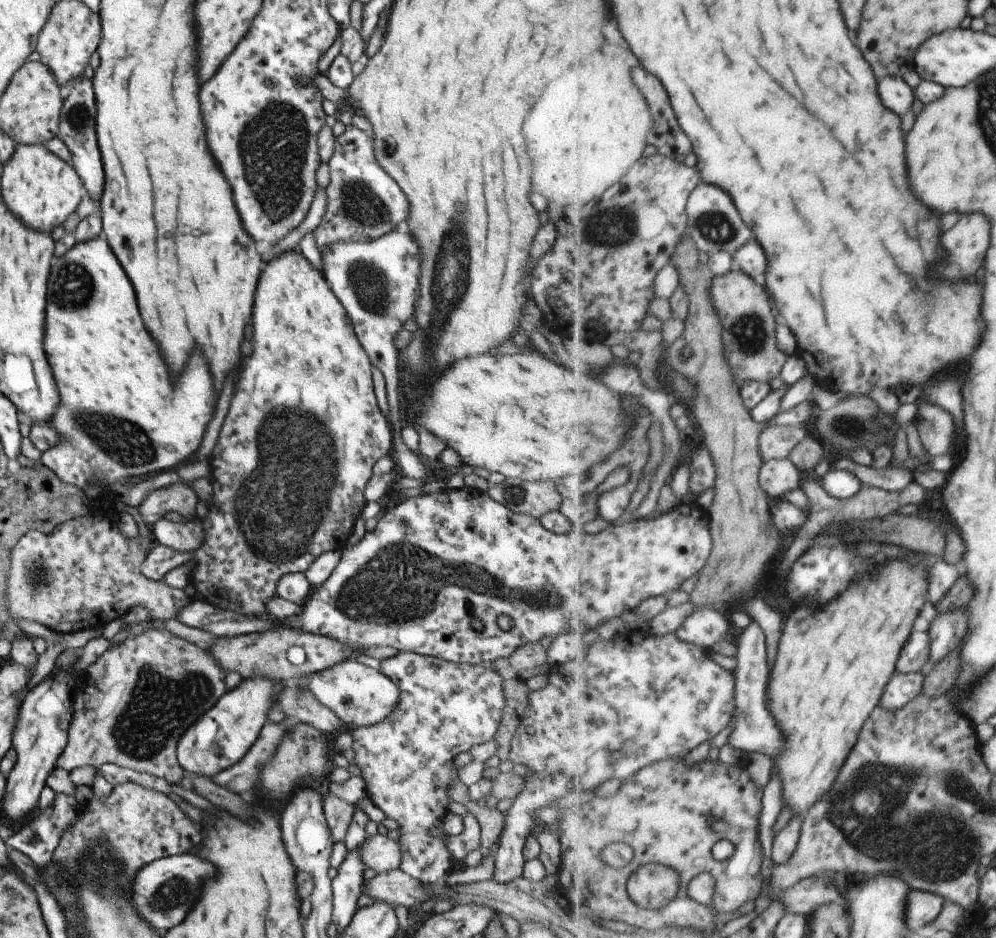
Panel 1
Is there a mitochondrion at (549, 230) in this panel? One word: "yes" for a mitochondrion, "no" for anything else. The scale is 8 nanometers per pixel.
no

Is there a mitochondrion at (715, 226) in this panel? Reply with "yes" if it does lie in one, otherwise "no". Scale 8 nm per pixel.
yes

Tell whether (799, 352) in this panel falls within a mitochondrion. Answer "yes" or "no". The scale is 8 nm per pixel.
no

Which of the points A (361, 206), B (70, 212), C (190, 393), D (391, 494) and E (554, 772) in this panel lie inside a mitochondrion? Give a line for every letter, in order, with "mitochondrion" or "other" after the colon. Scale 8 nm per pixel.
A: mitochondrion
B: other
C: other
D: other
E: mitochondrion

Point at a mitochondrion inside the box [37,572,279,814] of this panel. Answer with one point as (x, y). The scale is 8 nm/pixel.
(157, 708)

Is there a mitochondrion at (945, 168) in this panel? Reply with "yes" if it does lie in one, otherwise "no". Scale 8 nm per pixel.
no

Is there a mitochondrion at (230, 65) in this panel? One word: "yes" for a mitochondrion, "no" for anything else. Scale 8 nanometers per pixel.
no

